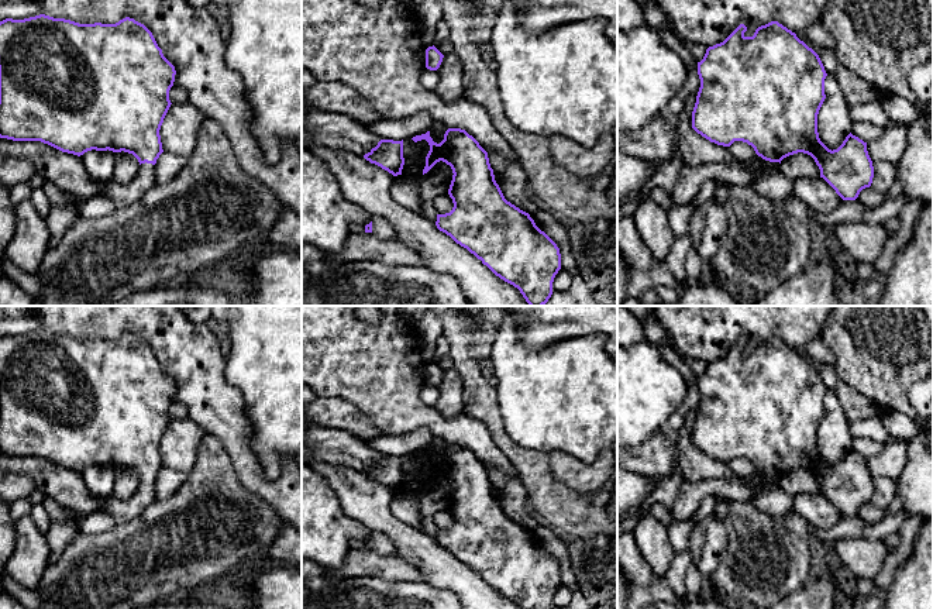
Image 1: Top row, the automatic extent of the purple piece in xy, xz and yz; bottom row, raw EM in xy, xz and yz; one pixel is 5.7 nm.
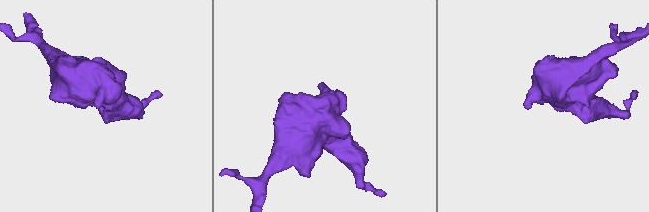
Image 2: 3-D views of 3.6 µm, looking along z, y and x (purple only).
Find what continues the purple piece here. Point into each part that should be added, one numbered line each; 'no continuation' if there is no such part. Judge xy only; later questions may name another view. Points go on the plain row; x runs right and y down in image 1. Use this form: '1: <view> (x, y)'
1: xy (123, 512)

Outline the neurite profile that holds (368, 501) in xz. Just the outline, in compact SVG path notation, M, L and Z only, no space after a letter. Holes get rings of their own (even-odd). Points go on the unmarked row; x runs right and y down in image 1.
M302 445L302 462L326 478L337 493L344 513L359 520L368 530L385 533L396 546L397 555L421 571L423 582L438 589L454 592L464 609L520 609L517 603L496 592L466 564L457 560L450 551L440 547L424 530L419 530L397 519L390 510L395 492L381 482L371 479L362 471L340 464L316 460L307 447Z

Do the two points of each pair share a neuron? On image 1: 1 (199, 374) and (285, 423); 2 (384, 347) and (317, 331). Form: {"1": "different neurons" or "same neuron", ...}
{"1": "different neurons", "2": "same neuron"}

